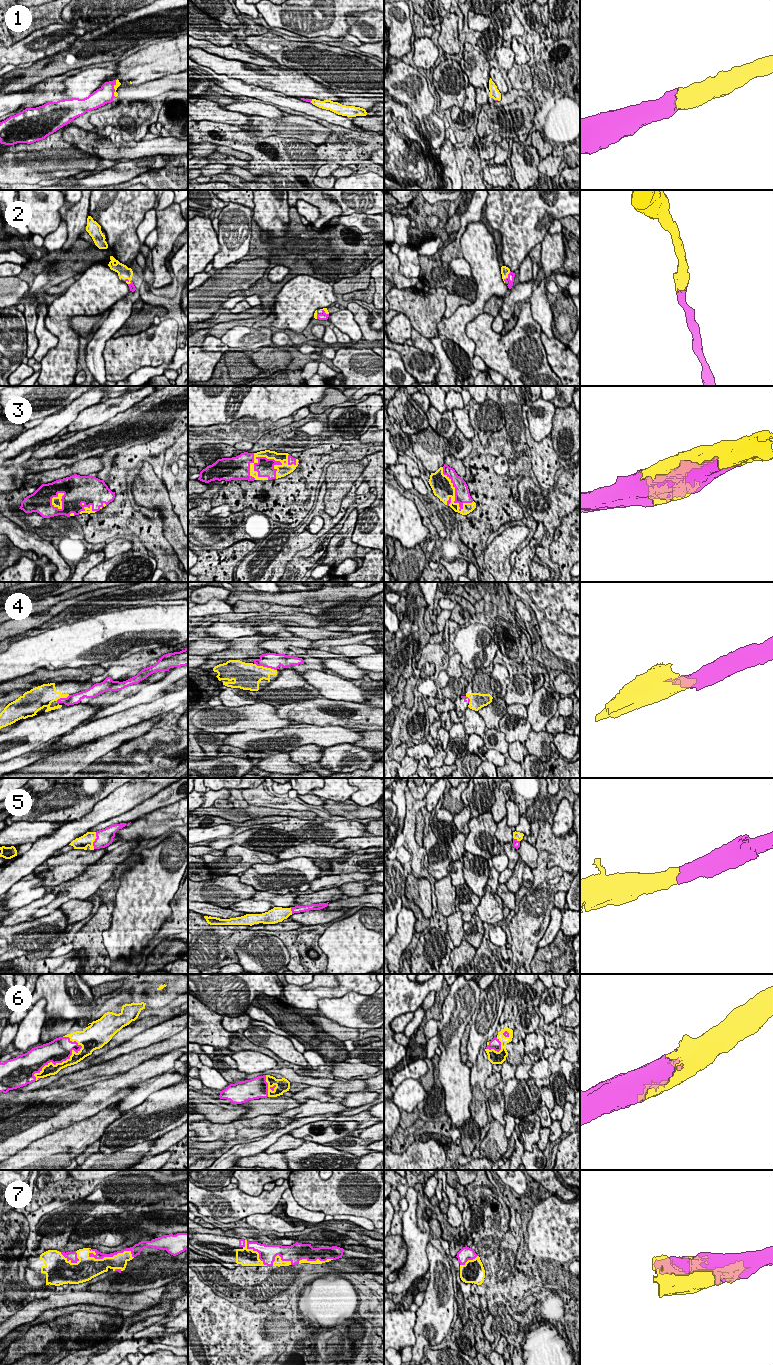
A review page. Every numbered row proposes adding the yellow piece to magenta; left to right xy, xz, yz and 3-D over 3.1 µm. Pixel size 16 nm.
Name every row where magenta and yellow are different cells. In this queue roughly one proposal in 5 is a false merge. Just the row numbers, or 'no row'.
4

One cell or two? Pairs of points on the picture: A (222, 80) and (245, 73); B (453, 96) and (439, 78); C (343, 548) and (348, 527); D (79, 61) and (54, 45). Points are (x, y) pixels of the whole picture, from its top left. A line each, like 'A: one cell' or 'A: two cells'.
A: two cells
B: one cell
C: one cell
D: two cells

